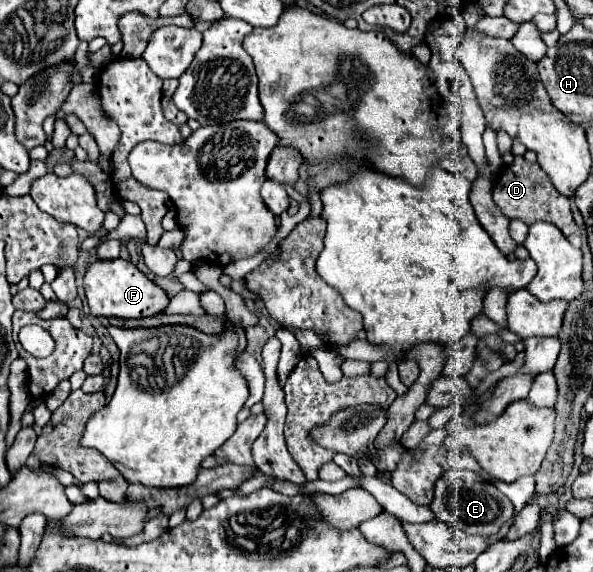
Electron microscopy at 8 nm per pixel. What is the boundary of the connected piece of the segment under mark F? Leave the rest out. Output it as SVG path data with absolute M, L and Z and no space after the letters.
M96 260L84 276L86 300L90 314L96 318L146 318L162 314L170 302L166 292L144 276L130 260Z

